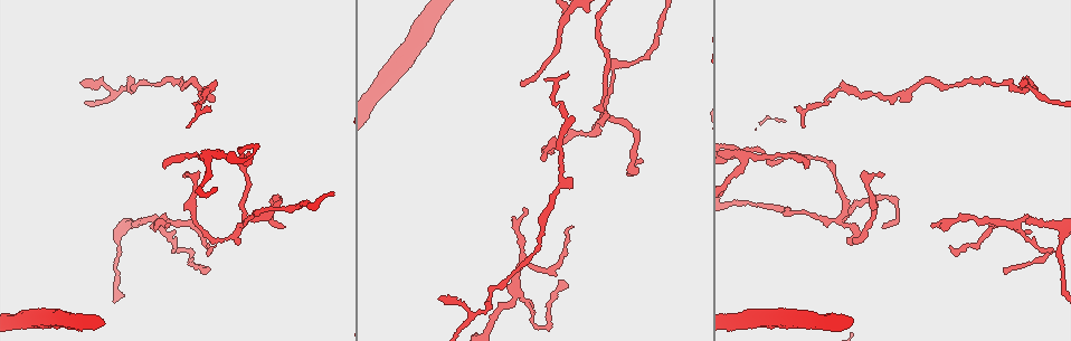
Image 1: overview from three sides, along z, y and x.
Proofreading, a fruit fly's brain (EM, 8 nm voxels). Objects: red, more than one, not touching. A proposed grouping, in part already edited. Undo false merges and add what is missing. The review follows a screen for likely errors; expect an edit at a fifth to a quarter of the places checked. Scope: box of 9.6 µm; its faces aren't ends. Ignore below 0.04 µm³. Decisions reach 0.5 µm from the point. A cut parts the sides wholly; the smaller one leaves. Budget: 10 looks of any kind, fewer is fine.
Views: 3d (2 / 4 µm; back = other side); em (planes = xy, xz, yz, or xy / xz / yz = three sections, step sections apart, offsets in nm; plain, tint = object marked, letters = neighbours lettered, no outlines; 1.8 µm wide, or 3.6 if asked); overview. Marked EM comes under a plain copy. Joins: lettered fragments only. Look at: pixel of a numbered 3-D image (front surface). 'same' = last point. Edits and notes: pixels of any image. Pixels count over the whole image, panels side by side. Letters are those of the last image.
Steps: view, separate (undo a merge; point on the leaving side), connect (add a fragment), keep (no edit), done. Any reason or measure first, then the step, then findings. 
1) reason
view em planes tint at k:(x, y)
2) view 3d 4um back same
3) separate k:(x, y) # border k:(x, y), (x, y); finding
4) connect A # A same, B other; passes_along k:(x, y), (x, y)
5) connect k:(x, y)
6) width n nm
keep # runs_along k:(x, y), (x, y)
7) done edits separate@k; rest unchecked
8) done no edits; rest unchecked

view 3d 4um back at 1:(208, 162)

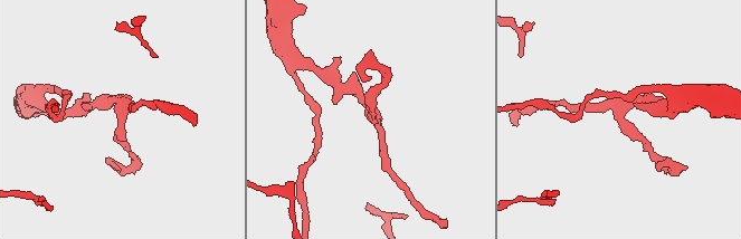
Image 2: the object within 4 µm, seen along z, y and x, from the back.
need the tissue
view em planes letters at 2:(370, 113)

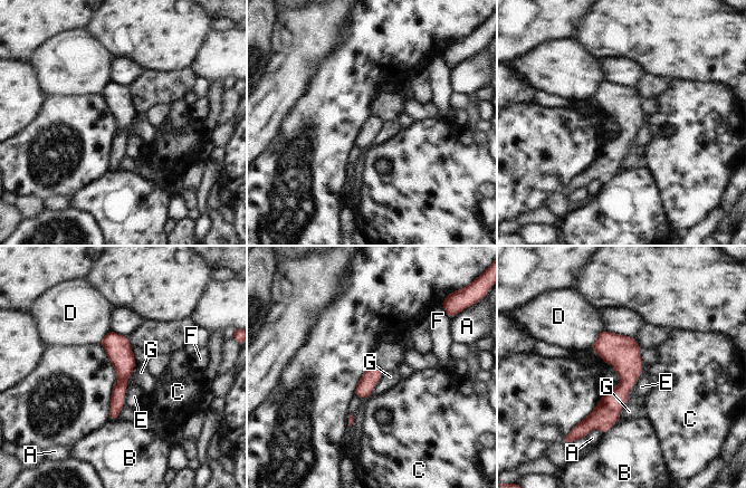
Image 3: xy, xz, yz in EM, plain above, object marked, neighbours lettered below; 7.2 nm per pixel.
keep # A other, B other, C other, D other, E other, F other, G other; border 3:(383, 371), (370, 394); one neuron here

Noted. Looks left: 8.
thin end
view 3d 4um at 1:(520, 83)

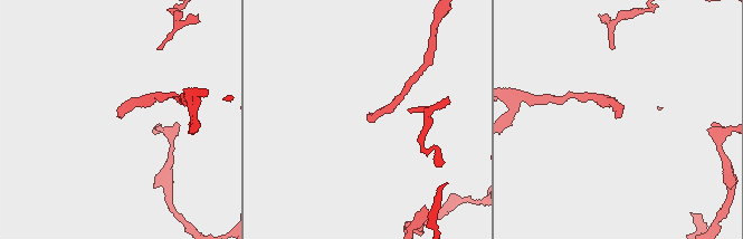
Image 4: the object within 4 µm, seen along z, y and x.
view em yz step 8 tint at 4:(368, 116)

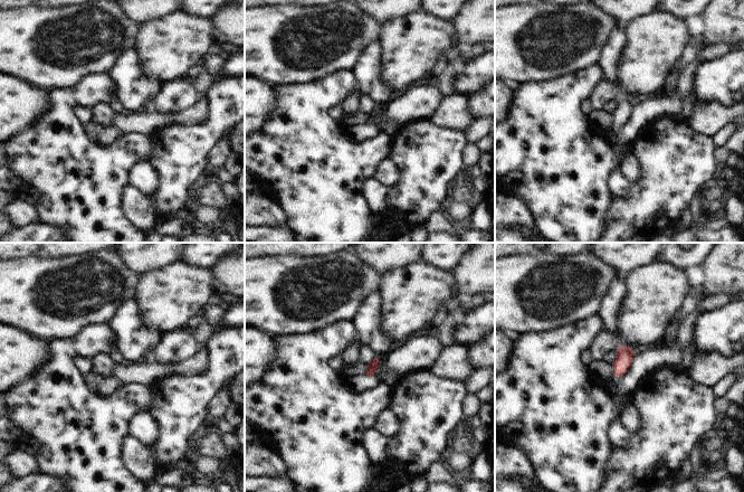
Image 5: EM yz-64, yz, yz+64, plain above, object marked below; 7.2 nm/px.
view em planes letters same

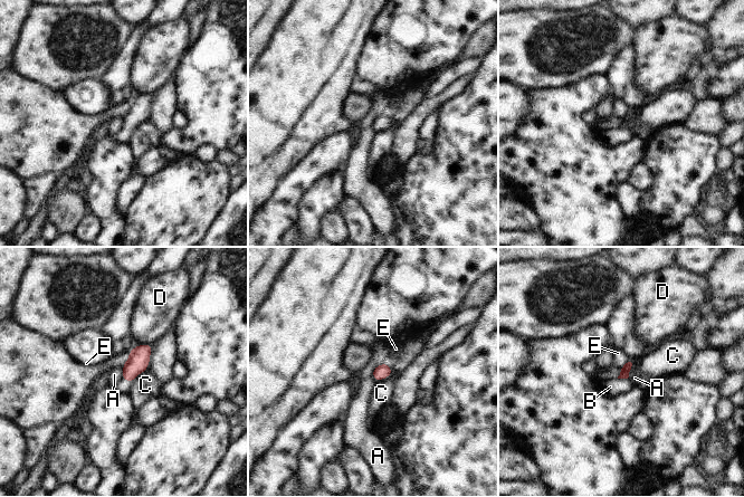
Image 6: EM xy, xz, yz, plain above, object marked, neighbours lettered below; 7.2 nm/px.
connect B # A other, B same, C other, D other, E other; passes_along 6:(625, 370), (622, 378), (613, 386); the neuron continues

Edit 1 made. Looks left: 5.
view 3d 2um at 1:(600, 115)

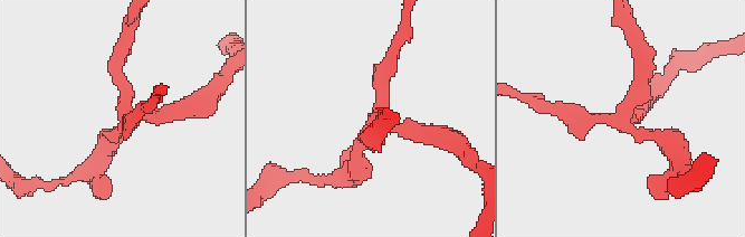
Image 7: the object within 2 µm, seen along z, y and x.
arms 4; now the EM
view em planes letters at 7:(625, 114)

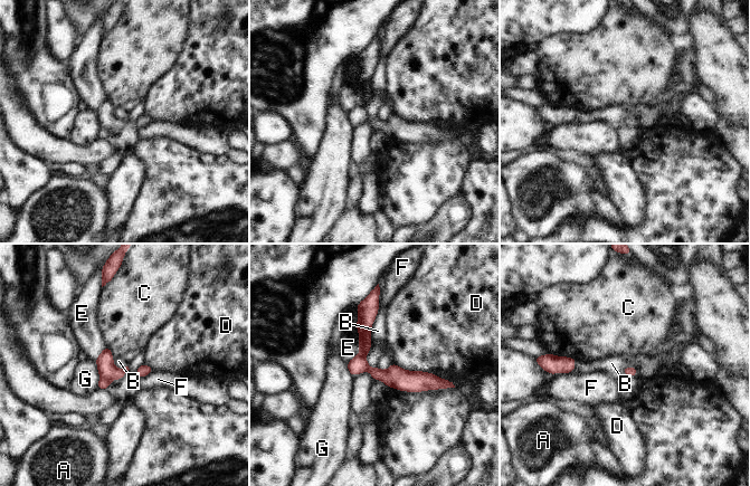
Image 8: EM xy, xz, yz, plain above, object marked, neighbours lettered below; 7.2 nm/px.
width 80 nm
separate 8:(103, 383) # A other, B other, C other, D other, E other, F other, G other; border 8:(101, 377), (108, 380); two neurons meet here

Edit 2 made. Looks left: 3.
done edits connect@6, separate@8; rest unchecked

